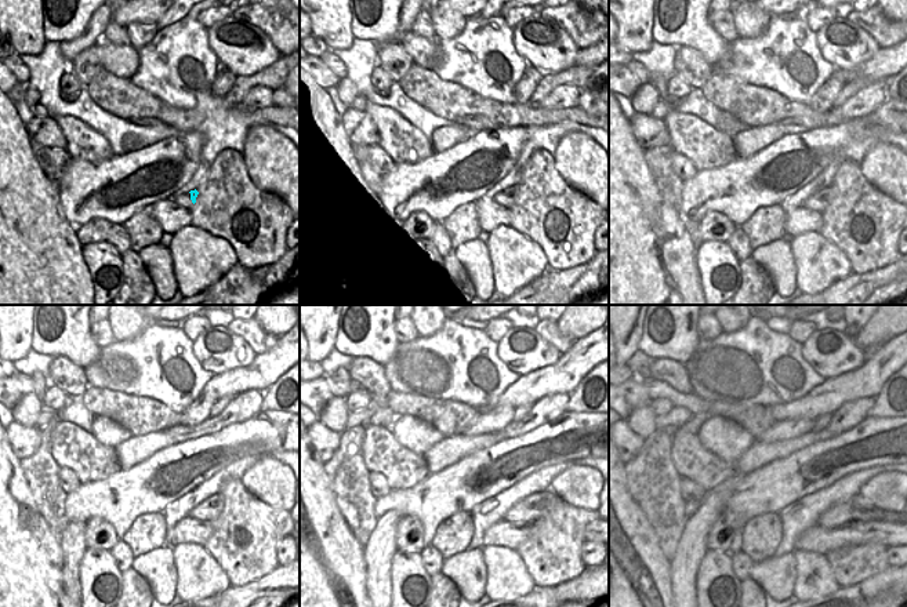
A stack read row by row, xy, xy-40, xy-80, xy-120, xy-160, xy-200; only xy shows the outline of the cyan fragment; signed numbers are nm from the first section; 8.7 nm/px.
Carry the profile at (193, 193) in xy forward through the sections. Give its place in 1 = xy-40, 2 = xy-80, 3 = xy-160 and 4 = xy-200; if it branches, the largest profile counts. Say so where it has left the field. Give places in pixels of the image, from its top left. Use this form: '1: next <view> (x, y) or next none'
1: next xy-40 (507, 197)
2: next xy-80 (820, 200)
3: next xy-160 (526, 511)
4: next xy-200 (857, 509)

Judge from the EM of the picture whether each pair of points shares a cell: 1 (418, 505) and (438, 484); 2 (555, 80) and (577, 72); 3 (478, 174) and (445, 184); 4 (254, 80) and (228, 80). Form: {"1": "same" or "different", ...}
{"1": "same", "2": "same", "3": "same", "4": "different"}

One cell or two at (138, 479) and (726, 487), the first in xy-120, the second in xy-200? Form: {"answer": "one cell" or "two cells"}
{"answer": "two cells"}

